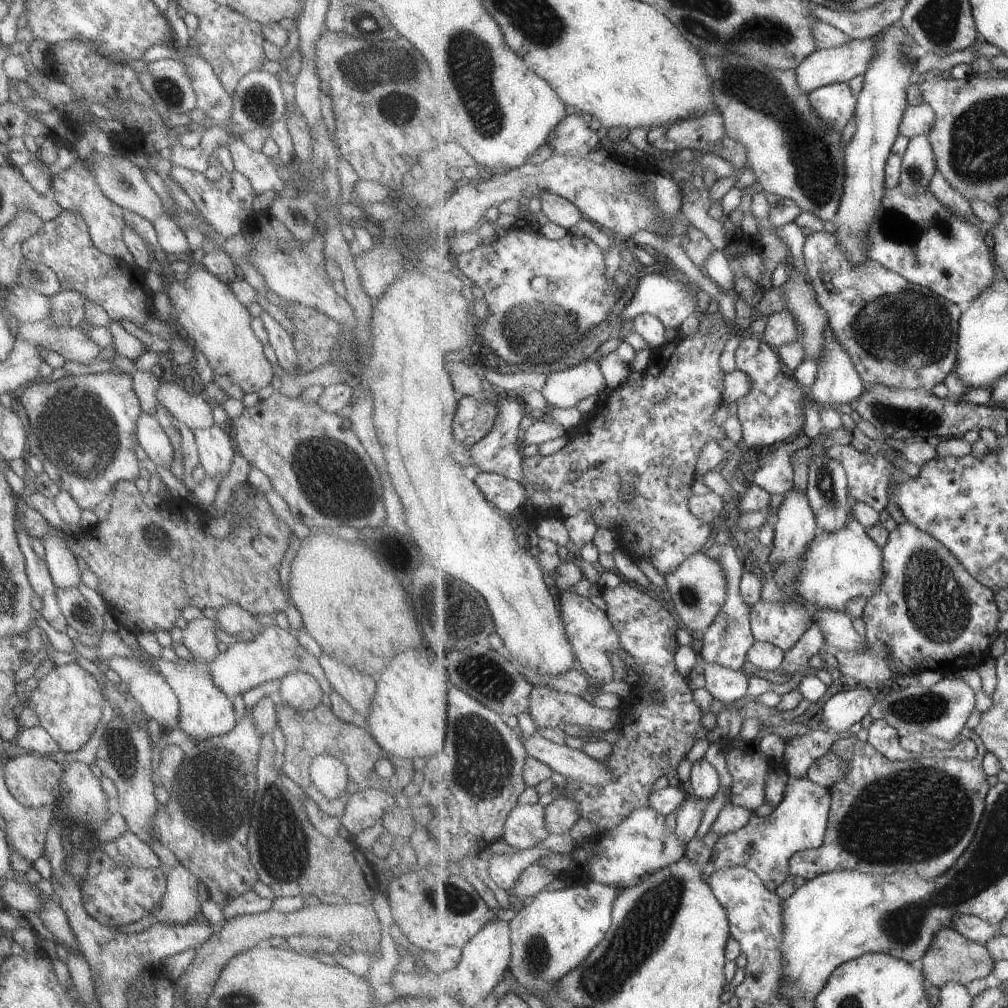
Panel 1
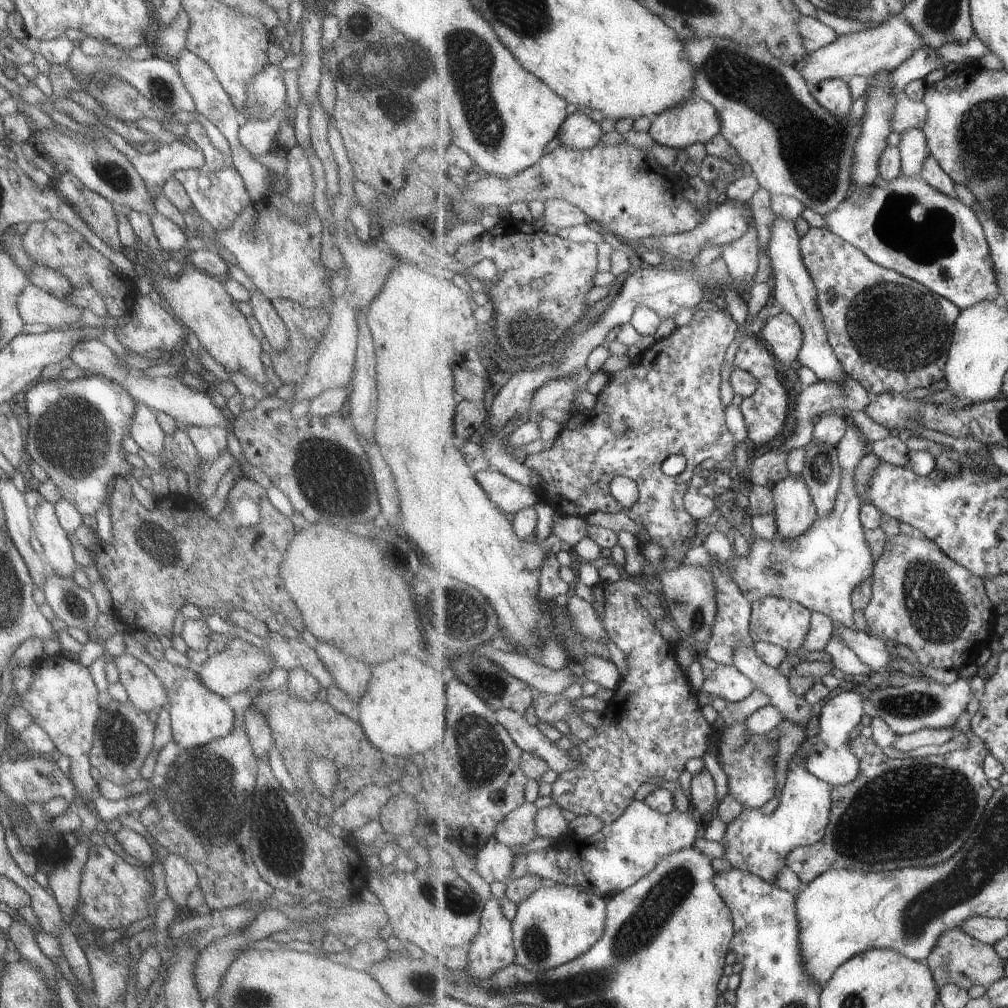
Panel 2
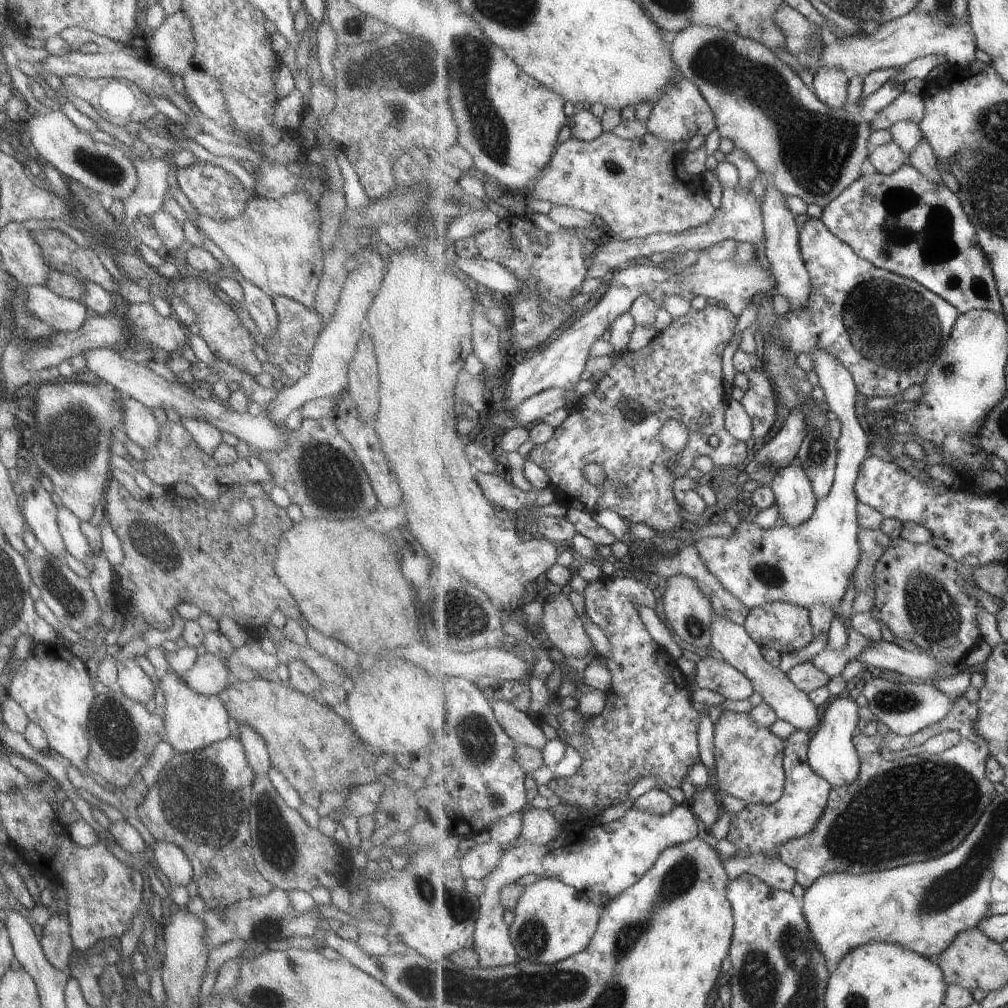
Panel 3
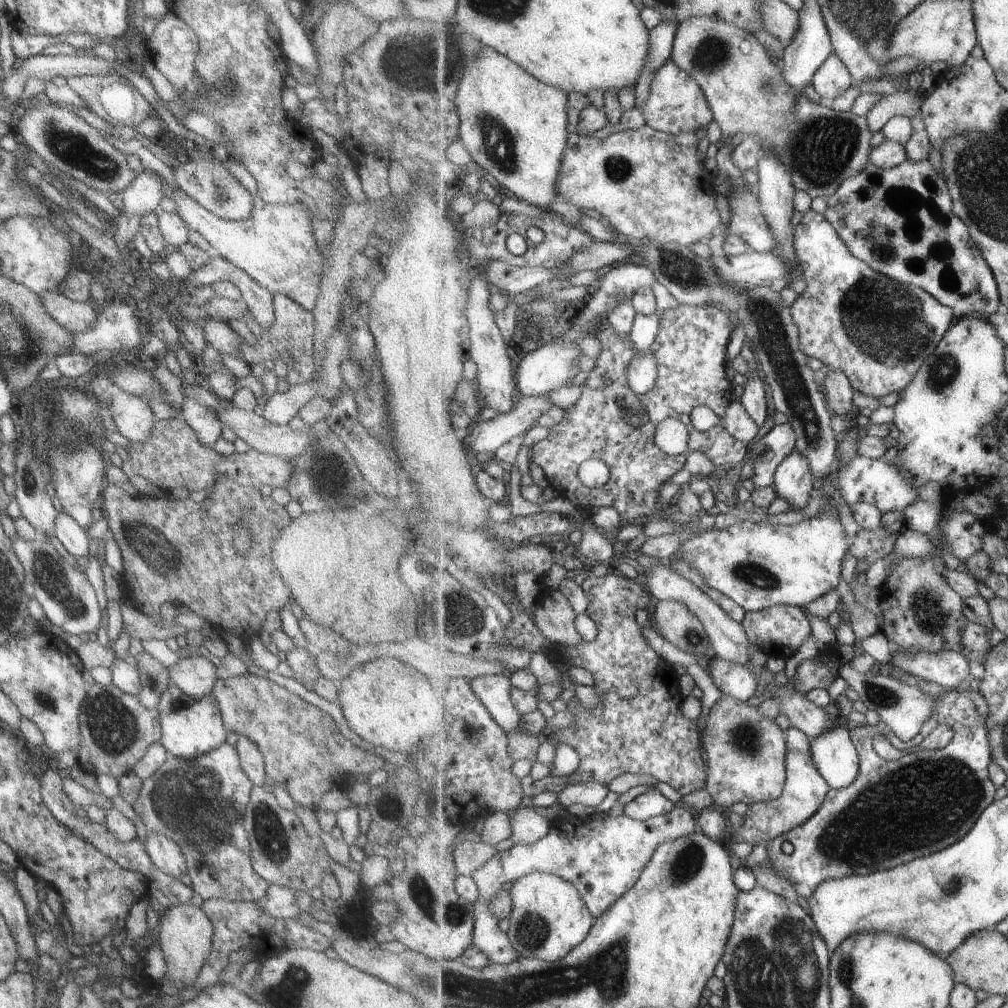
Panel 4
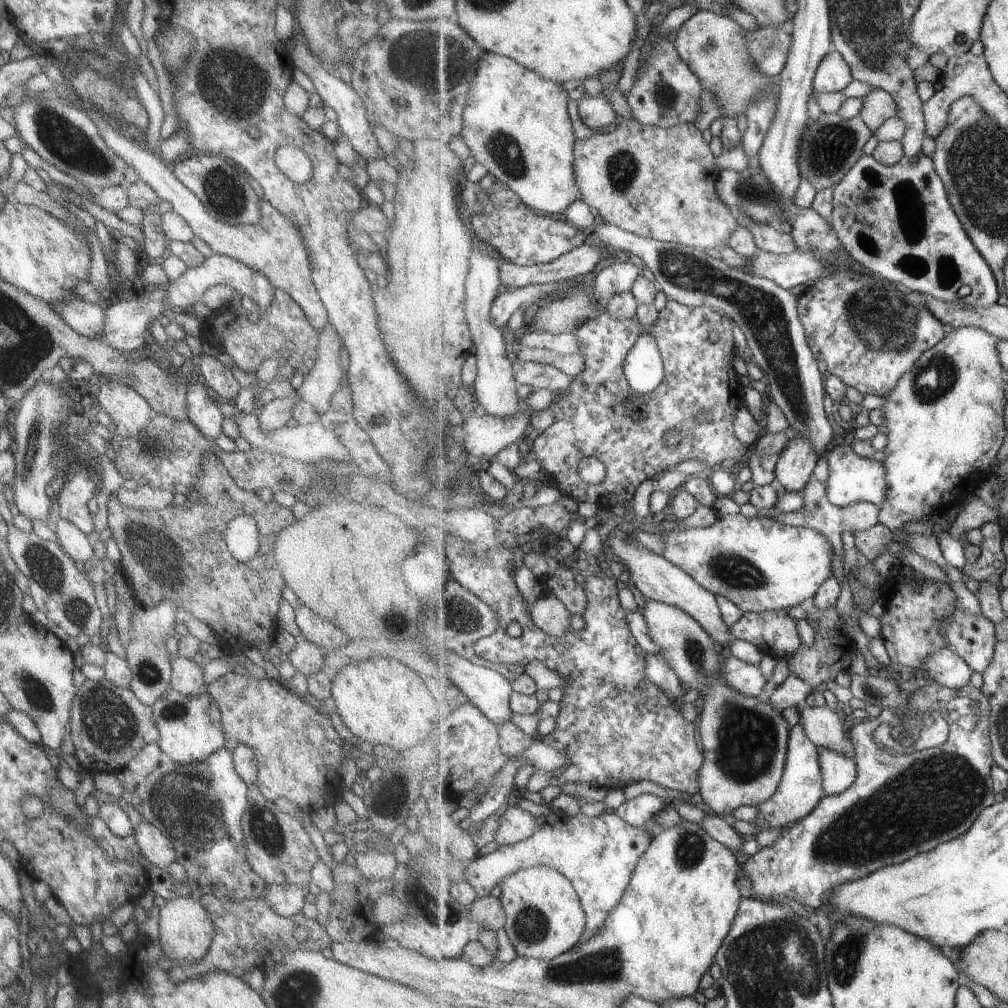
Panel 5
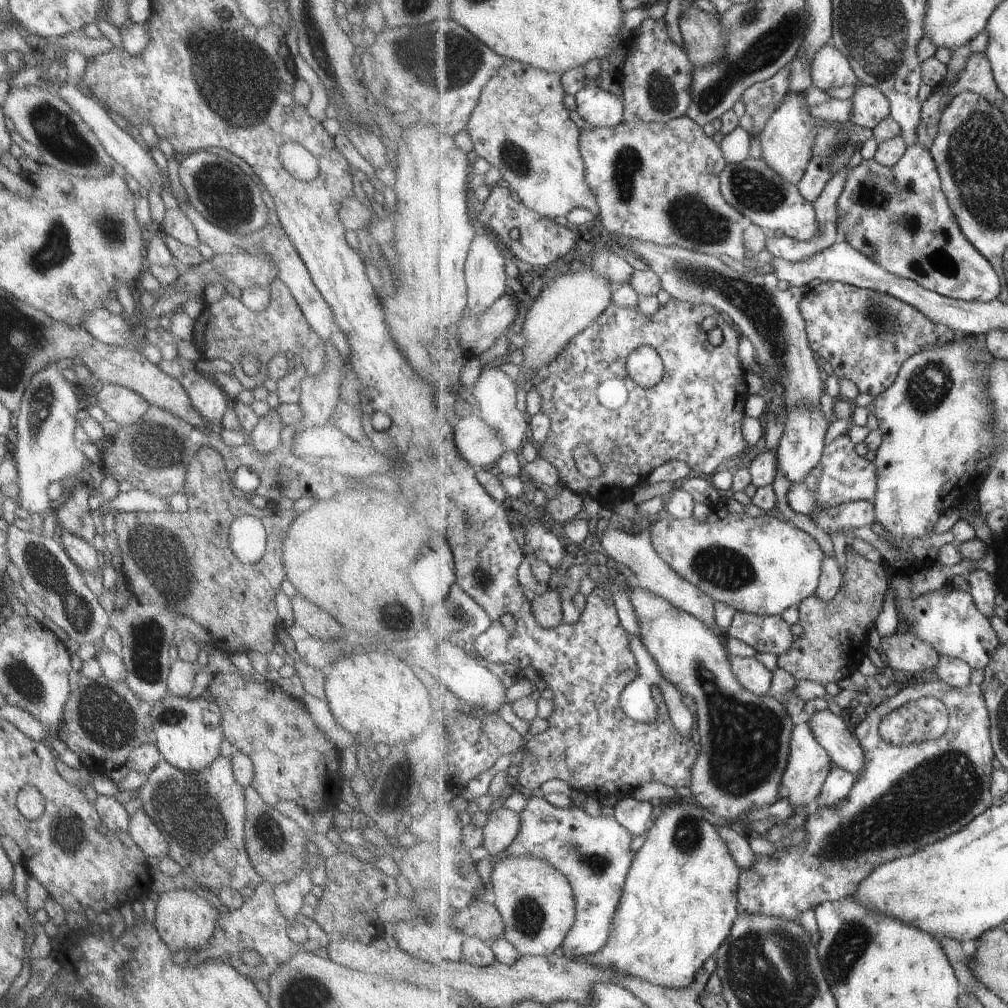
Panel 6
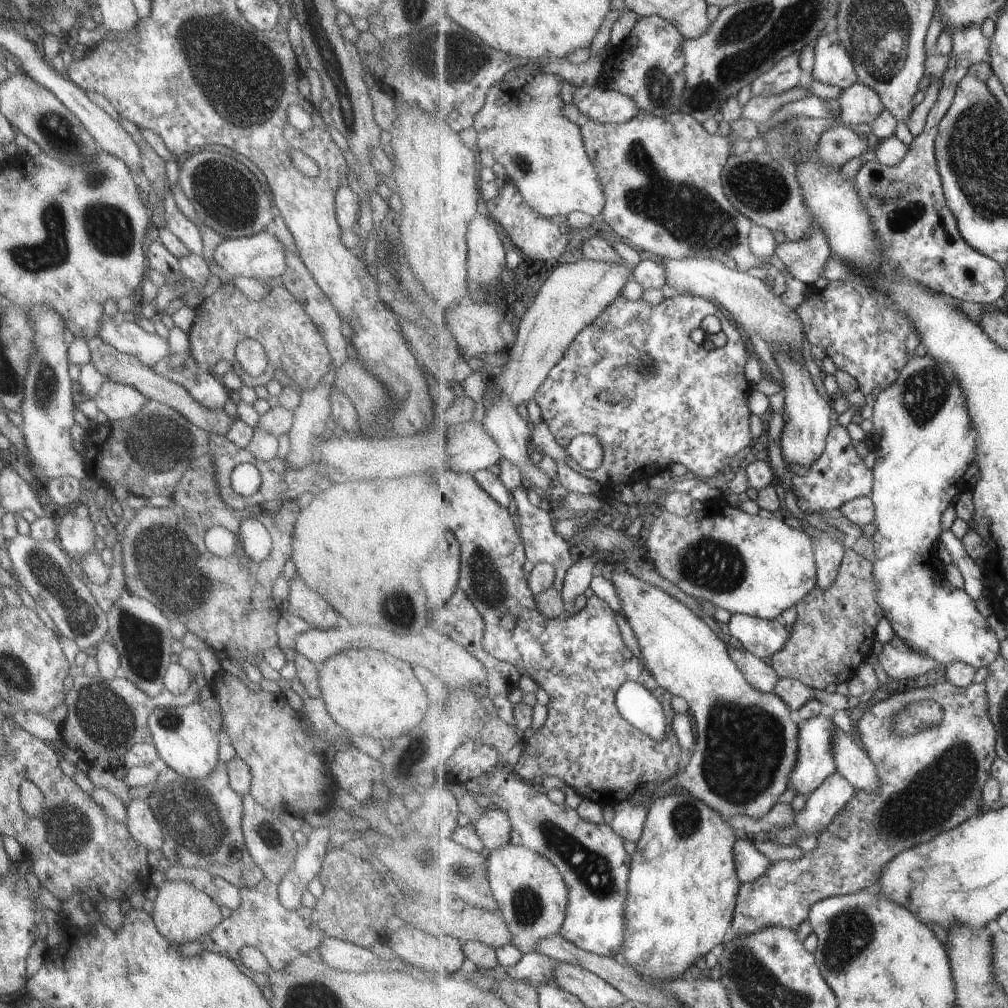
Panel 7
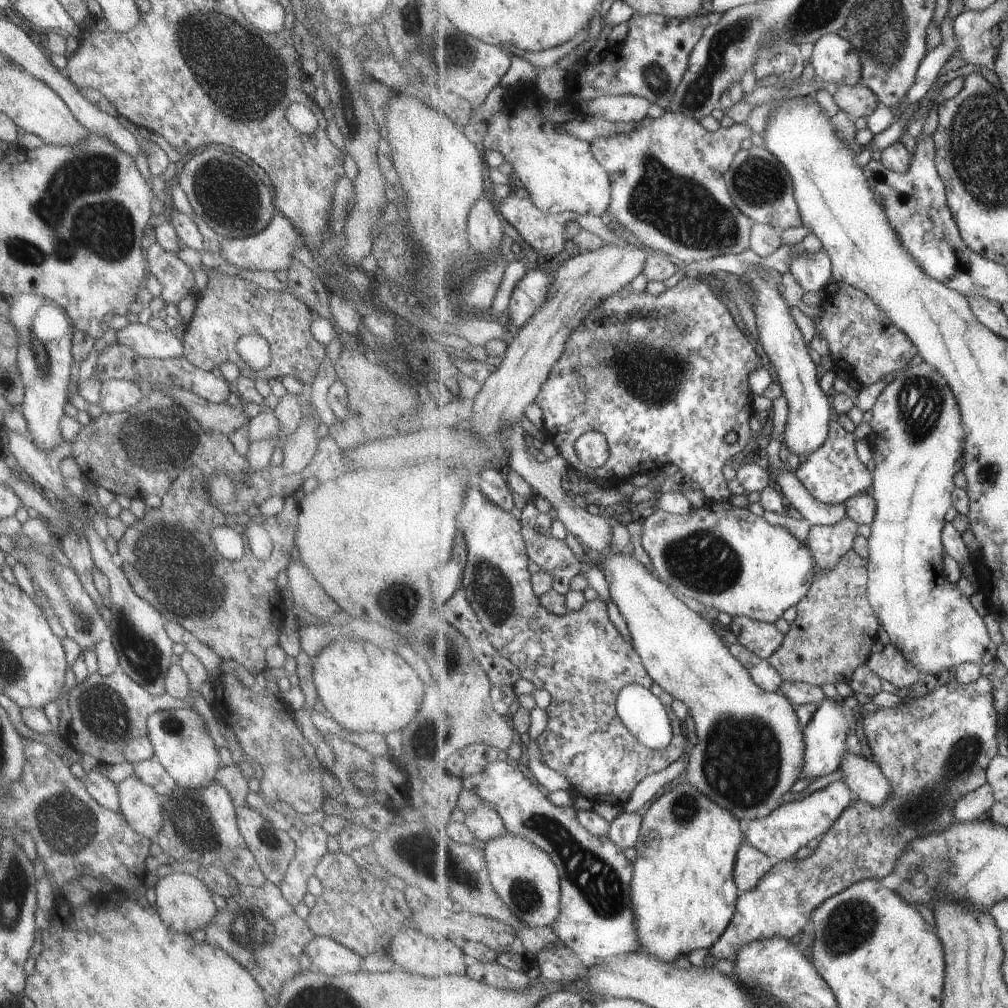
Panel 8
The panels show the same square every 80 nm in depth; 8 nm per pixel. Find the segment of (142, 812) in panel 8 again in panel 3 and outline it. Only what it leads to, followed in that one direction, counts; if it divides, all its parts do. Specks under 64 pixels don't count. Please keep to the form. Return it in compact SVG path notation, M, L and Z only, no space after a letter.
M155 841L153 862L173 887L185 887L192 880L190 862L178 846Z

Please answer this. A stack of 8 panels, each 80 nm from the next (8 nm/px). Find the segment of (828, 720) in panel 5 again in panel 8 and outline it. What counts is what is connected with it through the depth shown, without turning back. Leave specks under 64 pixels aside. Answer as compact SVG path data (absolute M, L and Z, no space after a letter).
M847 751L841 763L842 779L849 785L857 799L881 806L892 795L892 784L882 768L865 756Z

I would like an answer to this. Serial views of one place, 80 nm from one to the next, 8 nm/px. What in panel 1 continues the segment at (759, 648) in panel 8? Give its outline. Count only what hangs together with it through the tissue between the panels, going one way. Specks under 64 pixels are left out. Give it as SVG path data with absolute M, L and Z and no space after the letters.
M761 599L751 611L753 636L787 652L807 632L809 614L795 600L773 602Z

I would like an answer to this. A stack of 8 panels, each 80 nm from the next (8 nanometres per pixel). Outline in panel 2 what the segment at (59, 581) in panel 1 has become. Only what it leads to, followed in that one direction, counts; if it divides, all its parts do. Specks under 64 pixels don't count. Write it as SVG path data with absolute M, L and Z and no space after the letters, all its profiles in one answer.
M42 498L37 508L29 510L28 519L53 574L61 578L71 577L79 566L72 557L71 545L66 532L58 525L54 505Z

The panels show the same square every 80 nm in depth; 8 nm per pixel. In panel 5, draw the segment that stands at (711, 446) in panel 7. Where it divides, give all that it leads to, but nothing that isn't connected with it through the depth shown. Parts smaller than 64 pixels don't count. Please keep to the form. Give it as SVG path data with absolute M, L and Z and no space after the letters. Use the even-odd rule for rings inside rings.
M673 299L668 300L654 324L654 335L664 358L666 373L658 390L638 395L626 379L624 362L640 334L645 333L640 320L637 317L617 320L607 311L589 320L575 332L581 344L578 353L585 360L585 368L566 389L558 390L563 393L562 400L549 407L555 414L555 421L534 440L531 447L533 459L541 463L549 478L565 496L576 502L593 502L601 509L621 506L631 511L631 518L635 492L639 486L647 480L655 486L667 473L673 473L679 463L698 458L706 464L706 468L713 468L717 464L739 462L749 452L749 447L735 436L734 431L734 416L739 405L743 405L745 387L739 383L739 374L733 366L733 350L736 350L733 323L729 317L712 308L690 307ZM709 332L715 332L718 339L711 340ZM699 410L710 413L711 419L707 424L695 422L695 414ZM673 429L680 430L683 435L678 447L670 447L664 439L665 434ZM587 457L597 457L606 464L607 478L600 485L585 482L579 474L578 466ZM657 475L661 476L654 480Z

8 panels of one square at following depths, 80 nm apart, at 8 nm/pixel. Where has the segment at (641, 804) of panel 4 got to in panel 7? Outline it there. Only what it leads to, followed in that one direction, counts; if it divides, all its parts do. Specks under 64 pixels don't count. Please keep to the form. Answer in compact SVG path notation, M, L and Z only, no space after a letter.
M624 800L614 806L614 817L610 825L627 841L641 840L648 819L649 809L641 803Z

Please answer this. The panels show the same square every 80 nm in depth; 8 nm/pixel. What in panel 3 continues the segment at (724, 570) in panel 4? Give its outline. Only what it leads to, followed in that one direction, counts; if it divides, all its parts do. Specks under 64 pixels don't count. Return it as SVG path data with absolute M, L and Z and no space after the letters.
M815 349L807 354L814 363L814 372L819 384L825 389L827 410L841 422L841 435L838 442L838 463L836 468L836 481L828 496L818 501L816 513L799 526L788 526L779 523L777 526L762 529L755 522L743 521L735 533L723 538L719 536L703 537L695 542L703 561L715 576L750 609L767 604L768 602L781 601L793 603L809 608L813 605L837 607L841 604L843 596L849 590L851 578L862 560L860 545L860 514L858 507L861 502L857 498L856 484L860 478L860 468L870 455L872 446L869 434L865 432L867 425L858 415L856 402L858 399L858 386L849 369L823 349Z

